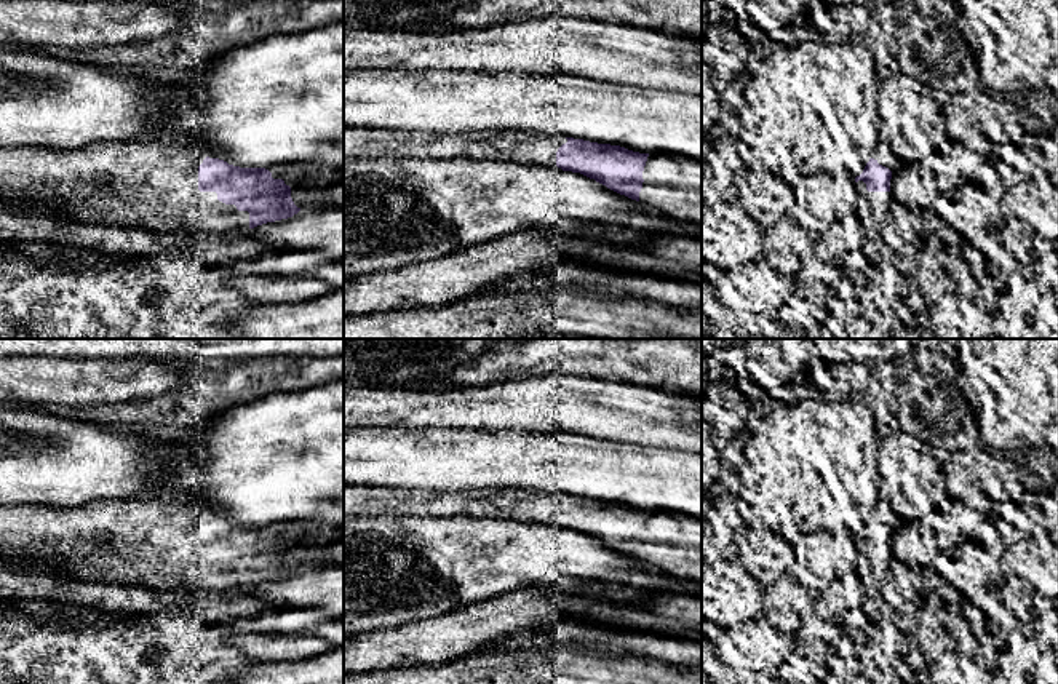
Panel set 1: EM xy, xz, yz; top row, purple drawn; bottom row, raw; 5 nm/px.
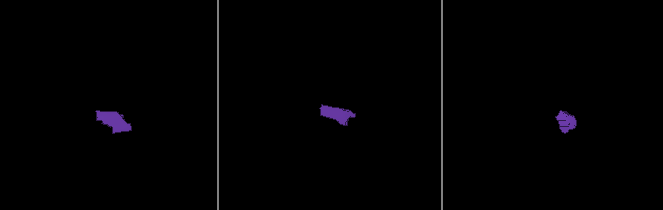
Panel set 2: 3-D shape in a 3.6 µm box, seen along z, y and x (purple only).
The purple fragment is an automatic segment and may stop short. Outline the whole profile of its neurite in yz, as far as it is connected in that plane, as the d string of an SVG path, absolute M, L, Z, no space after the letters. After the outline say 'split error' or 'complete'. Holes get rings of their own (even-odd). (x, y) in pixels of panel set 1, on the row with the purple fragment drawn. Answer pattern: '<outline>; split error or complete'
M876 155L869 158L863 173L855 177L860 193L855 214L861 221L868 238L877 238L882 227L885 209L892 201L890 179L892 171L882 166Z; split error

